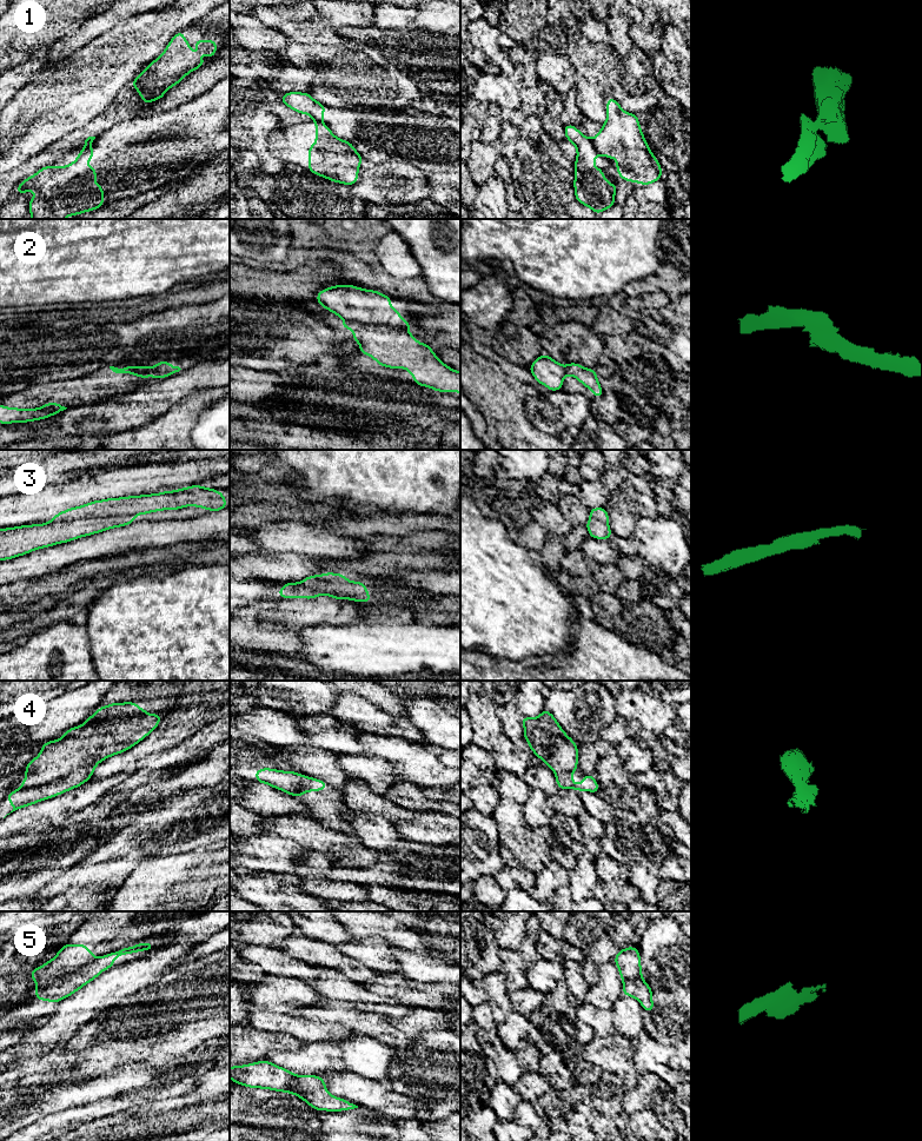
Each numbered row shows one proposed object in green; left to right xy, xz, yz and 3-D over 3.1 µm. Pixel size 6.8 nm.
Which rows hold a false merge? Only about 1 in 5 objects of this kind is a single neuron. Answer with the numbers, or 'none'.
1, 2, 4, 5

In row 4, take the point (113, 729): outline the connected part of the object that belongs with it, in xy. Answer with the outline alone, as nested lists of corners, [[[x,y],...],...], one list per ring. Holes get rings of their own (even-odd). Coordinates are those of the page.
[[[133,702],[117,704],[111,703],[106,707],[100,707],[92,716],[87,718],[85,723],[68,729],[61,738],[45,742],[41,745],[41,752],[24,769],[27,776],[21,782],[21,785],[22,788],[28,788],[32,785],[47,784],[57,778],[69,775],[80,768],[98,765],[101,761],[113,755],[121,754],[142,741],[159,725],[160,721],[160,714],[151,715],[142,710],[139,704]]]

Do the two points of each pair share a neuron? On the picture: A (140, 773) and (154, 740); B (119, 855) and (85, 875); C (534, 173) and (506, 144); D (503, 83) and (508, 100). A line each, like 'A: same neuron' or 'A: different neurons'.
A: different neurons
B: same neuron
C: different neurons
D: same neuron

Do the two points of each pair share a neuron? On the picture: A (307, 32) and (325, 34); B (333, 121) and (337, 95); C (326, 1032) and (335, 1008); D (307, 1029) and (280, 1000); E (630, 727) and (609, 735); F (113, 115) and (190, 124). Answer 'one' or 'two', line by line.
A: one
B: two
C: two
D: two
E: one
F: two

